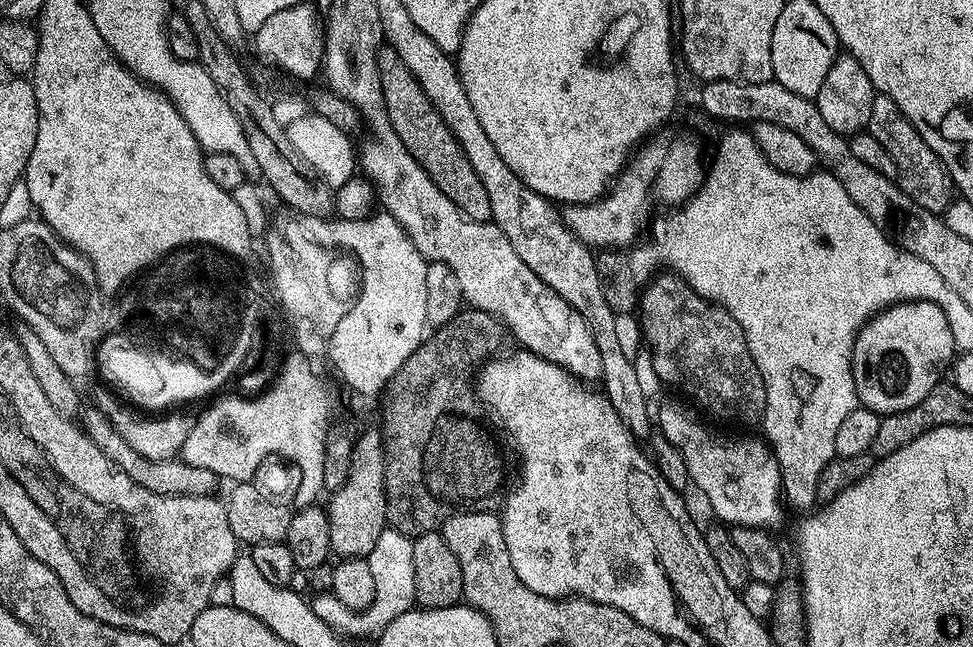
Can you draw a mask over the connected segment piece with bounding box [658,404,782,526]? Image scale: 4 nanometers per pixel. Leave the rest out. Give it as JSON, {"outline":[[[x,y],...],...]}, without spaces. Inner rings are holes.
{"outline":[[[668,404],[658,416],[658,432],[673,444],[686,458],[688,478],[693,485],[700,487],[702,495],[708,499],[712,512],[717,521],[728,526],[738,524],[754,524],[757,526],[771,525],[776,516],[776,507],[782,504],[782,485],[780,483],[780,467],[776,461],[776,454],[763,439],[760,440],[723,440],[715,436],[704,424],[699,424],[684,408],[675,408]]]}

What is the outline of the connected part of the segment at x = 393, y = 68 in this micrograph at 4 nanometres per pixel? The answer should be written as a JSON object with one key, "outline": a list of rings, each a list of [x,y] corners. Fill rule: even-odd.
{"outline":[[[381,46],[376,57],[378,58],[378,74],[382,82],[382,94],[386,102],[386,114],[390,118],[402,146],[422,166],[422,170],[426,170],[426,174],[436,183],[438,190],[442,190],[442,194],[446,194],[446,198],[450,198],[450,202],[454,202],[454,206],[463,216],[483,224],[489,223],[492,218],[492,210],[490,198],[486,194],[486,186],[482,184],[482,178],[474,172],[474,166],[470,164],[463,149],[460,148],[459,141],[456,140],[451,129],[444,124],[444,120],[430,98],[424,93],[419,81],[410,72],[406,62],[402,62],[402,58],[398,56],[395,49]]]}

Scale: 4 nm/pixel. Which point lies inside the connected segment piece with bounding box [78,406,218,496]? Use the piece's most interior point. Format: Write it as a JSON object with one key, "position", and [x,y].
{"position":[175,477]}

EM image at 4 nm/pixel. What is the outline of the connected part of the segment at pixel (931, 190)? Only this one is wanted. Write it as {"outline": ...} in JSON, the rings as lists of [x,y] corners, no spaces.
{"outline":[[[879,94],[873,95],[870,122],[866,130],[871,136],[878,138],[878,142],[882,142],[886,154],[890,154],[890,158],[894,158],[895,179],[898,181],[900,189],[910,198],[914,198],[914,202],[918,202],[918,206],[922,206],[926,210],[937,214],[947,212],[949,204],[954,199],[954,185],[950,174],[940,161],[940,156],[934,154],[934,150],[930,150],[930,146],[926,146],[922,134],[918,134],[918,130],[909,122],[906,114],[902,114],[902,110],[898,110],[898,102],[894,102],[894,98]]]}

